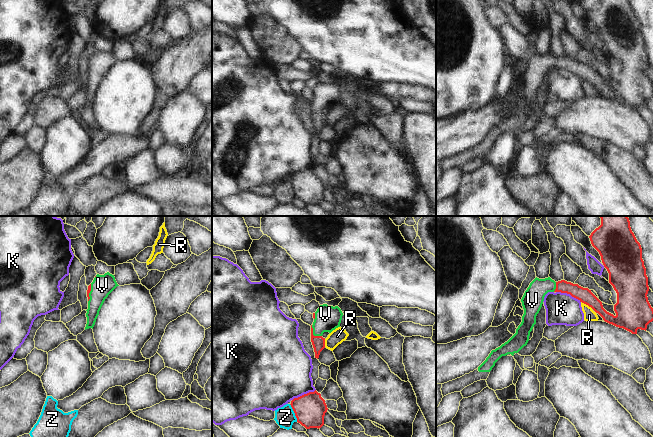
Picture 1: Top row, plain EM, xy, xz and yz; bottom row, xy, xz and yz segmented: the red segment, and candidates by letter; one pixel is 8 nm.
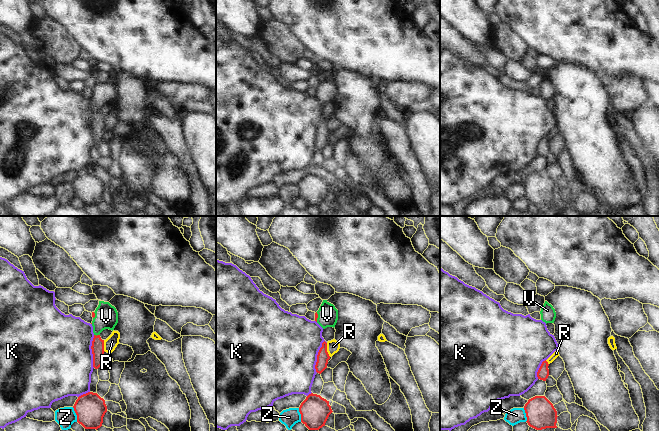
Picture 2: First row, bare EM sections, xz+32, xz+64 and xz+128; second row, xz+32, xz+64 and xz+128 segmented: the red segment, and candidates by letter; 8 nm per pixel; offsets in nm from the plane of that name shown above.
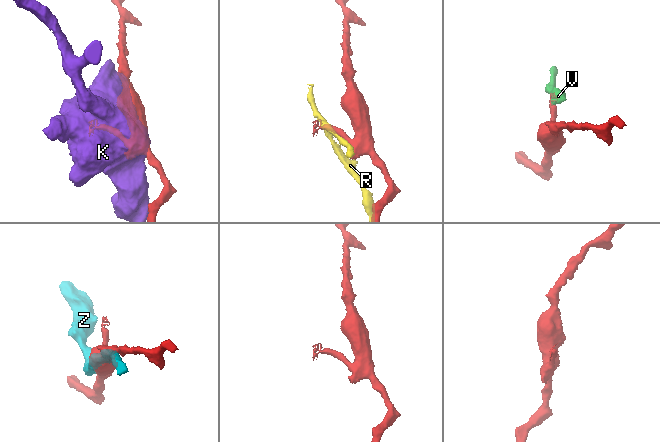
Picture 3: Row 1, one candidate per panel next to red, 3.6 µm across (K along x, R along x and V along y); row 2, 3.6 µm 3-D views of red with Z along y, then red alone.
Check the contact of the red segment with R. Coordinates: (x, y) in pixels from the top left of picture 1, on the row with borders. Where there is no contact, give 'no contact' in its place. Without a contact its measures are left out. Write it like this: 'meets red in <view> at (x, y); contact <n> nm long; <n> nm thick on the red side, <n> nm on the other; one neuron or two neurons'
meets red in yz at (587, 304); contact 110 nm long; 120 nm thick on the red side, 100 nm on the other; two neurons

